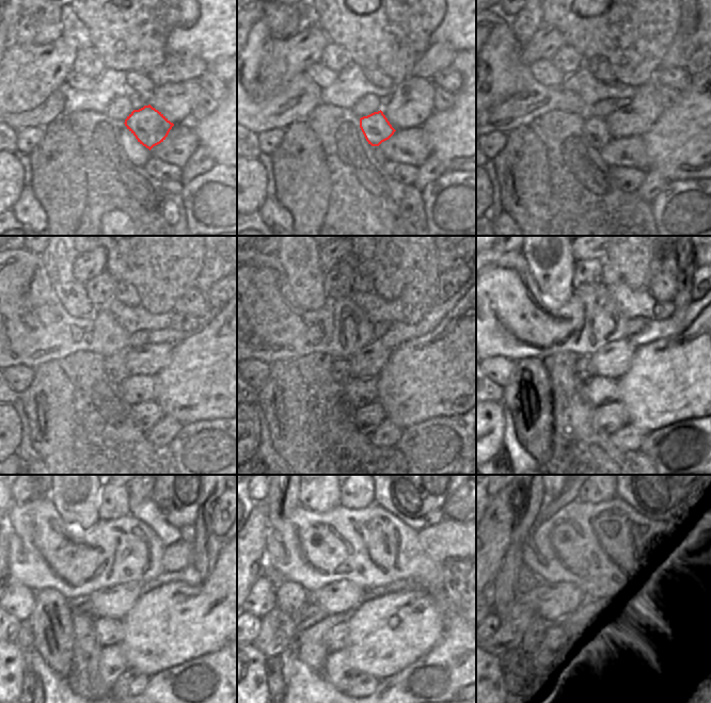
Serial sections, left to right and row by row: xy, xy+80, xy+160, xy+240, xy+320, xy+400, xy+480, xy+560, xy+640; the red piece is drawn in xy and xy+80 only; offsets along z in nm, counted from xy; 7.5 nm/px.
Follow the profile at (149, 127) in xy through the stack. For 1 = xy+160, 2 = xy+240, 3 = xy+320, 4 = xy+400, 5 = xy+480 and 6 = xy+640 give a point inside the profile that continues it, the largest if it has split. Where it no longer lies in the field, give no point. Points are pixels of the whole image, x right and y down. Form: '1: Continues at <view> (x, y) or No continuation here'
1: Continues at xy+160 (596, 130)
2: Continues at xy+240 (114, 366)
3: Continues at xy+320 (342, 370)
4: Continues at xy+400 (584, 369)
5: Continues at xy+480 (84, 607)
6: Continues at xy+640 (509, 634)

